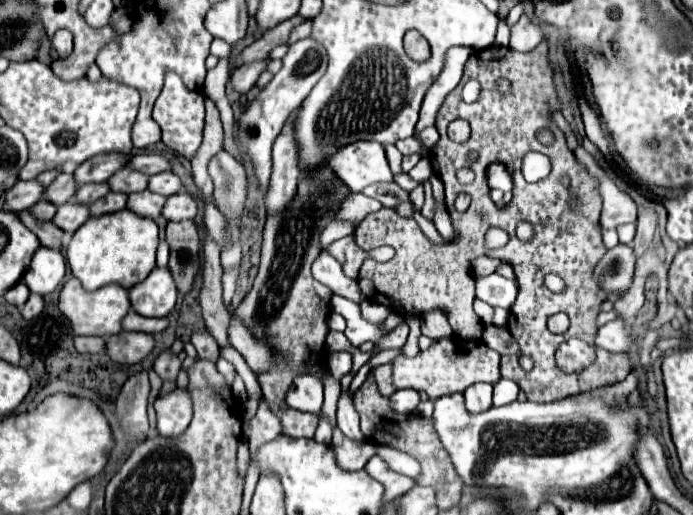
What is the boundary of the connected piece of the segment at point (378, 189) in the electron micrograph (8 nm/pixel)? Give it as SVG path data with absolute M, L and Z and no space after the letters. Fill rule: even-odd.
M377 182L377 184L371 184L371 186L367 186L363 190L363 194L379 200L383 206L389 206L389 208L397 208L403 202L411 204L409 192L401 190L395 182Z

